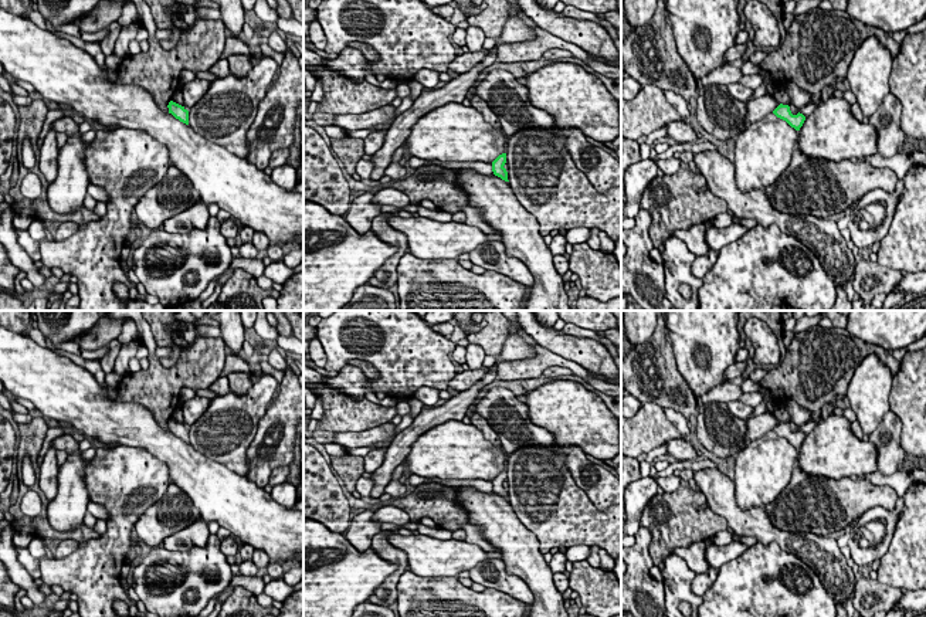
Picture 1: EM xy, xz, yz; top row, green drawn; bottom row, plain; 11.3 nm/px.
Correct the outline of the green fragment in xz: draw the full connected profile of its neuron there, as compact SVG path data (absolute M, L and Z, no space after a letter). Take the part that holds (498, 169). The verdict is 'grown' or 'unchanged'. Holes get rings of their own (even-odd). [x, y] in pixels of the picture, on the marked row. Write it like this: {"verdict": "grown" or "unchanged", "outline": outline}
{"verdict": "unchanged", "outline": "M502 153L492 162L492 172L495 176L501 177L502 180L509 182L508 172L503 167L505 163L506 163L506 153Z"}

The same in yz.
{"verdict": "unchanged", "outline": "M780 104L774 111L773 113L786 121L791 128L794 128L796 130L800 130L800 128L803 126L804 121L805 121L805 116L803 113L797 113L797 115L793 115L791 111L790 111L790 106L788 105L783 105Z"}

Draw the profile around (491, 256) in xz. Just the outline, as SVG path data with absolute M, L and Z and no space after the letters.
M486 241L479 244L469 252L469 261L486 271L495 271L506 275L529 288L535 284L533 275L528 267L520 260L509 257L501 241Z

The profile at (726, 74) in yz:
M725 64L722 67L718 67L716 70L710 71L706 77L701 79L702 85L729 85L733 82L739 82L743 77L742 70L733 67L732 64Z

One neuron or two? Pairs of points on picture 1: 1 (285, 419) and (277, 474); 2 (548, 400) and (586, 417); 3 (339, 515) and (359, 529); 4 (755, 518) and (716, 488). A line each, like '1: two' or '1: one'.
1: two
2: one
3: two
4: one

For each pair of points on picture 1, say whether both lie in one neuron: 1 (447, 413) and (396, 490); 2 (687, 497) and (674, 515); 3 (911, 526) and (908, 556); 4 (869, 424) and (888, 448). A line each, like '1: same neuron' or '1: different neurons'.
1: different neurons
2: same neuron
3: same neuron
4: different neurons

